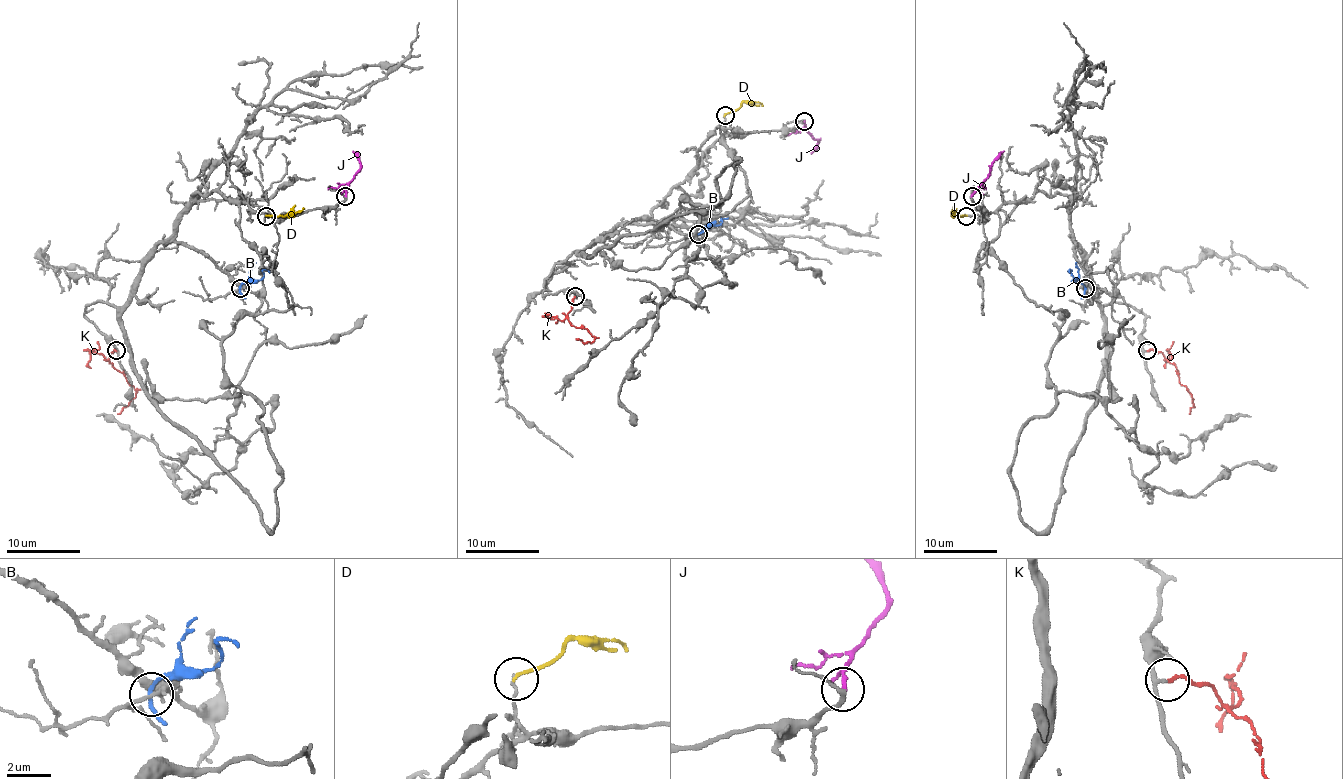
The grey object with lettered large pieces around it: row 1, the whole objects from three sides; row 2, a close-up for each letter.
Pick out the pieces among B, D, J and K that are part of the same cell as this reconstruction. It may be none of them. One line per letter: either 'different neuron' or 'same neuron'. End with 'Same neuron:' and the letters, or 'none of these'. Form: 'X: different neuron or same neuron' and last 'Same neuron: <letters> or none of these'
B: different neuron
D: different neuron
J: same neuron
K: same neuron
Same neuron: J, K

